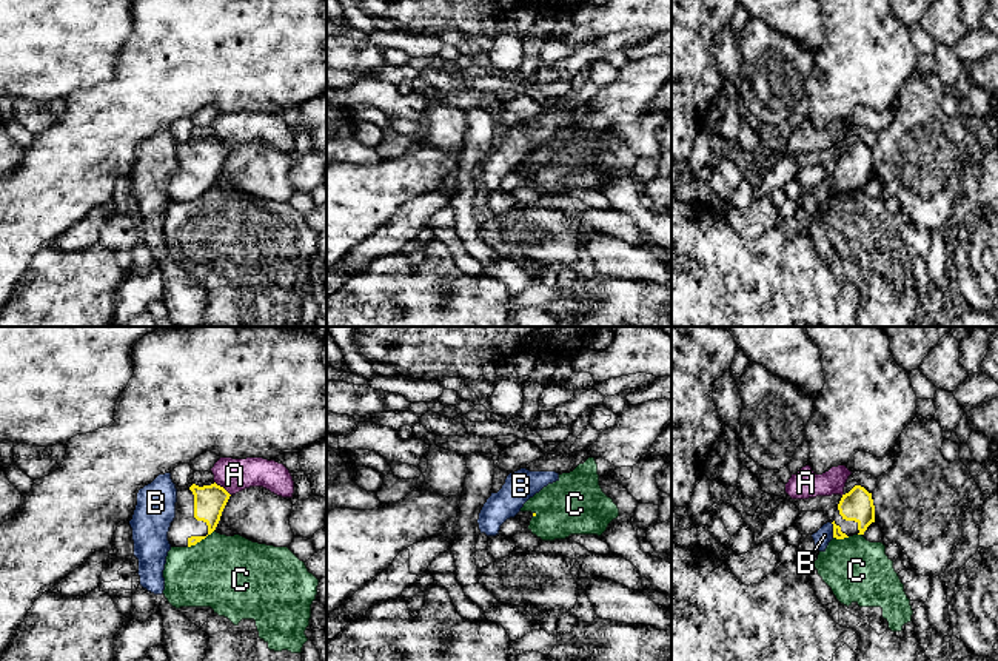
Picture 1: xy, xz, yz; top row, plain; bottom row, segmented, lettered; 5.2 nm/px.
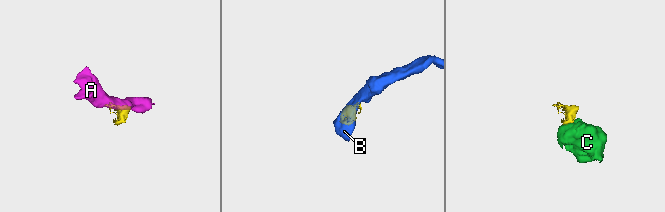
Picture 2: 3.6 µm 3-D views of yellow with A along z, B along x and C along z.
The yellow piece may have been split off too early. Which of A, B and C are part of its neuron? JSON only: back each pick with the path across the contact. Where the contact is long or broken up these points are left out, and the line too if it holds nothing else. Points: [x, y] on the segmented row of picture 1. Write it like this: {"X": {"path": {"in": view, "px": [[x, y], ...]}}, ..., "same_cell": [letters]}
{"same_cell": []}

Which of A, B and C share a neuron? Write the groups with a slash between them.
A / B / C

